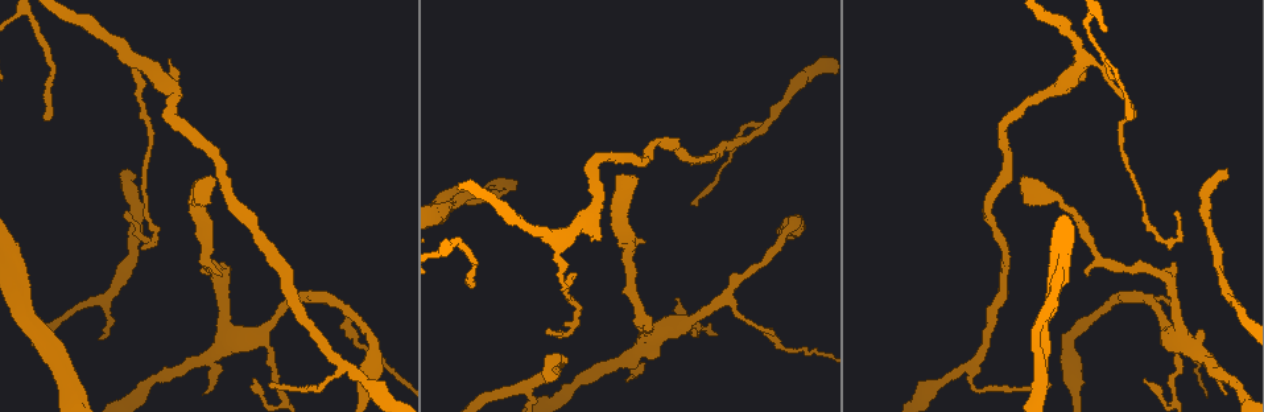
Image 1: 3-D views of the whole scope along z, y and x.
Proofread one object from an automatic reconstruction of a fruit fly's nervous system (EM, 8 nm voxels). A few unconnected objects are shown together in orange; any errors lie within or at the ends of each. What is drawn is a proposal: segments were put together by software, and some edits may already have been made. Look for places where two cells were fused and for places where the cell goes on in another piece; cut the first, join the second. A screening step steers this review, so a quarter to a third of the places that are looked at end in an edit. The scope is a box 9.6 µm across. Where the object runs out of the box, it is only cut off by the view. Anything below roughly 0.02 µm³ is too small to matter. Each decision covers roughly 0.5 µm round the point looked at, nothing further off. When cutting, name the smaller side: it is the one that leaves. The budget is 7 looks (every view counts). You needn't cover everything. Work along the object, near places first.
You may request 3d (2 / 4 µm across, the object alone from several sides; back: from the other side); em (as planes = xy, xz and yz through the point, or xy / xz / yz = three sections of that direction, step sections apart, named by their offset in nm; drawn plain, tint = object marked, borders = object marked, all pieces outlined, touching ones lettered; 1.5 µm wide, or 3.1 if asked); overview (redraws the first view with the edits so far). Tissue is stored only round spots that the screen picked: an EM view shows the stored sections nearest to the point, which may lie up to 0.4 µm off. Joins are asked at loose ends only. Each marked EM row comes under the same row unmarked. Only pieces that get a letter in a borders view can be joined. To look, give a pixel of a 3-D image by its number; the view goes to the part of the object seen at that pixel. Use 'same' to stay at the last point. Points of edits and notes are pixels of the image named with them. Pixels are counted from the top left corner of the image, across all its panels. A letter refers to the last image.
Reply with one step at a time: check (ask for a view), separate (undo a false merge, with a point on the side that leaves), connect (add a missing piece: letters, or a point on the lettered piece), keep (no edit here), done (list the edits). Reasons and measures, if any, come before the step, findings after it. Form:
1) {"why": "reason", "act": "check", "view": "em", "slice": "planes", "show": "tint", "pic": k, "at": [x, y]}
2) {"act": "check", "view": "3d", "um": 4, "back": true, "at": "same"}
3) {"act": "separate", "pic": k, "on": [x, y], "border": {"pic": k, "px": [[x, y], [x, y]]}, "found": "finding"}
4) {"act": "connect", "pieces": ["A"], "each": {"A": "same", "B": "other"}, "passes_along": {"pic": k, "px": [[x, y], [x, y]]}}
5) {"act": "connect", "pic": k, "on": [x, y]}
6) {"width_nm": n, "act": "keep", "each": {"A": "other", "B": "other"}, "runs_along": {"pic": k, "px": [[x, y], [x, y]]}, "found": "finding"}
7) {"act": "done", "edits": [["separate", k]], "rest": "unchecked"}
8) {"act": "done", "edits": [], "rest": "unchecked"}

{"why": "free end", "act": "check", "view": "em", "slice": "planes", "show": "borders", "pic": 1, "at": [554, 380]}

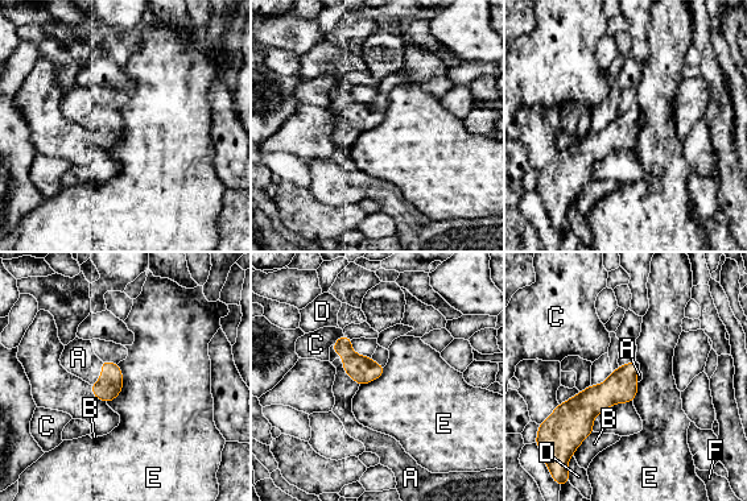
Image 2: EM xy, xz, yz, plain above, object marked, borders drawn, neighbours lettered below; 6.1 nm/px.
{"act": "connect", "pieces": ["A"], "each": {"A": "same", "B": "other", "C": "other", "D": "other", "E": "other", "F": "other"}, "found": "it goes on there"}

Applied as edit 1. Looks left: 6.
{"why": "redraw", "act": "check", "view": "overview"}

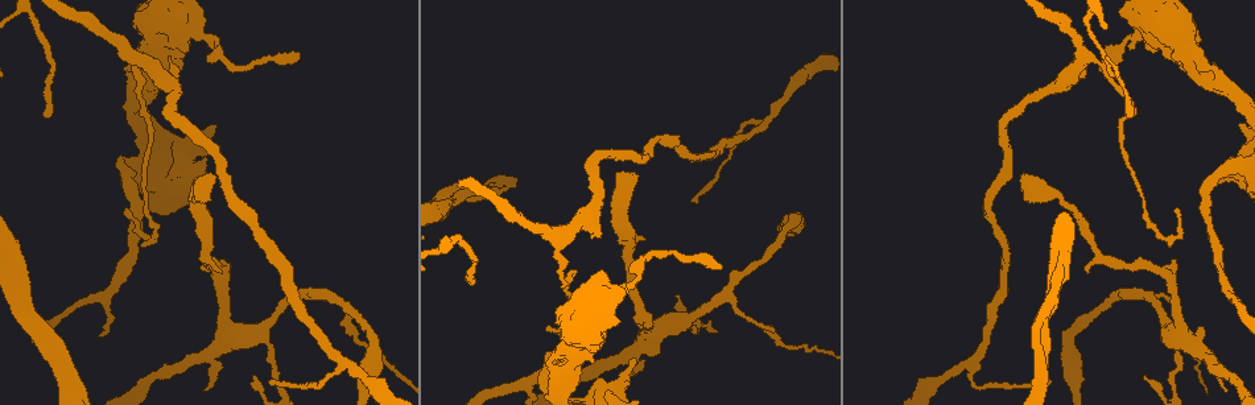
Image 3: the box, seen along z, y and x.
{"why": "an open end", "act": "check", "view": "em", "slice": "planes", "show": "borders", "pic": 3, "at": [642, 238]}

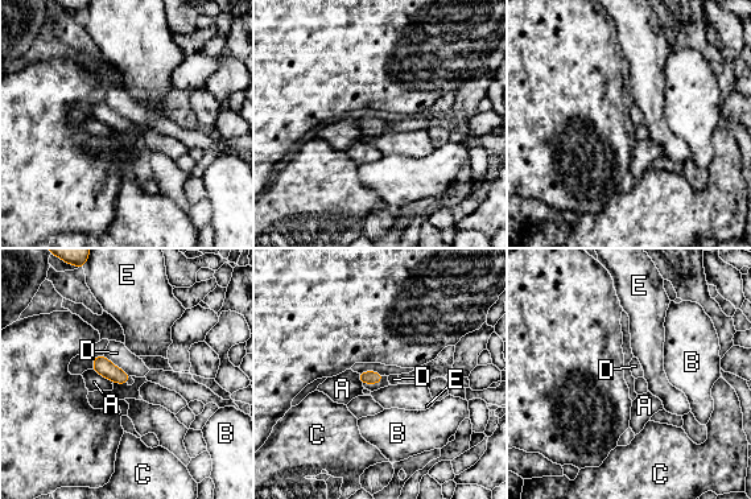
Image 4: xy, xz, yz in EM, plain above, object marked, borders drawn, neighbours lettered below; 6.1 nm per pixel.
{"act": "keep", "each": {"A": "other", "B": "other", "C": "other", "D": "other", "E": "other"}, "border": {"pic": 4, "px": [[103, 354], [131, 375]]}, "found": "none of them fits"}

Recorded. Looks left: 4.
{"why": "three-way junction", "act": "check", "view": "em", "slice": "yz", "step": 8, "show": "tint", "pic": 3, "at": [724, 296]}

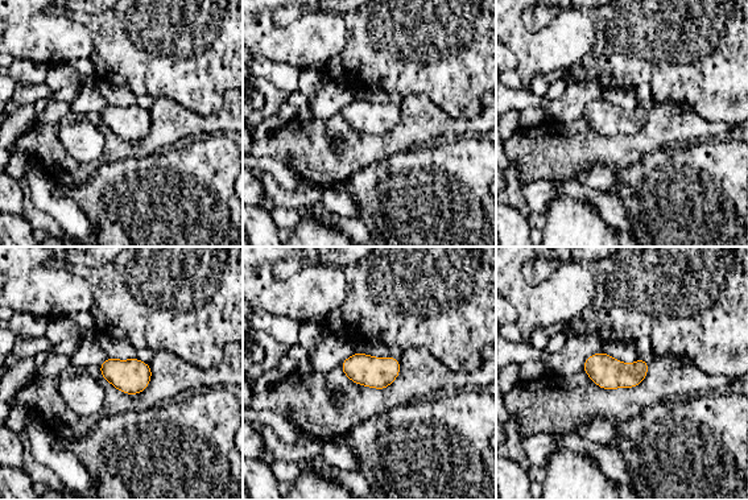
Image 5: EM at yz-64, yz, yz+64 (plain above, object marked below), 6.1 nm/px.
{"act": "check", "view": "em", "slice": "yz", "step": 8, "show": "borders", "at": "same"}

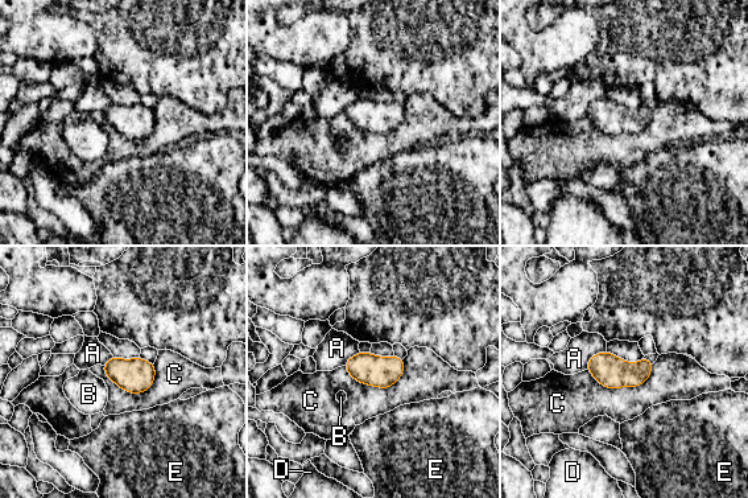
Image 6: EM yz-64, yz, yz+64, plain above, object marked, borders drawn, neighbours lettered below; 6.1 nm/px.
{"act": "keep", "each": {"A": "other", "B": "other", "C": "other", "D": "other", "E": "other"}, "border": {"pic": 6, "px": [[404, 358], [388, 387], [342, 366]]}, "found": "all the same cell"}

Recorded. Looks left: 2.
{"act": "done", "edits": [["connect", 2]], "rest": "unchecked"}

